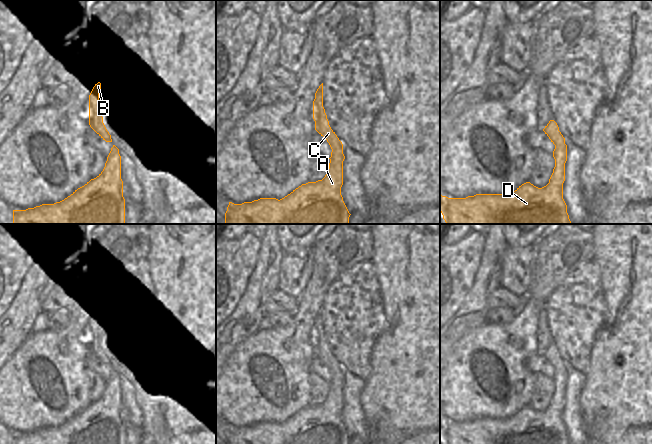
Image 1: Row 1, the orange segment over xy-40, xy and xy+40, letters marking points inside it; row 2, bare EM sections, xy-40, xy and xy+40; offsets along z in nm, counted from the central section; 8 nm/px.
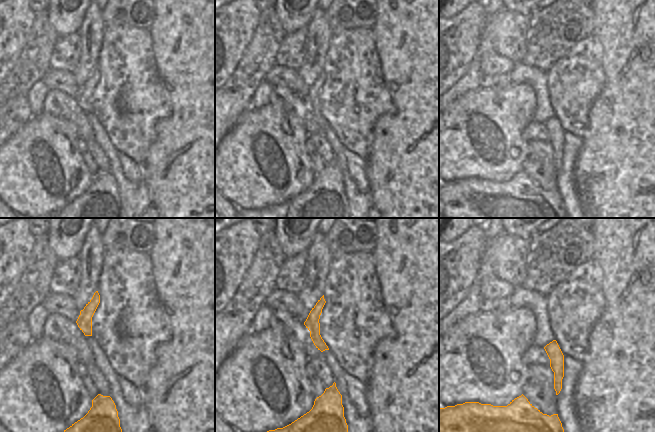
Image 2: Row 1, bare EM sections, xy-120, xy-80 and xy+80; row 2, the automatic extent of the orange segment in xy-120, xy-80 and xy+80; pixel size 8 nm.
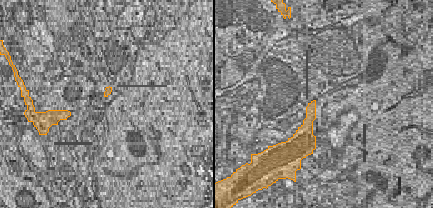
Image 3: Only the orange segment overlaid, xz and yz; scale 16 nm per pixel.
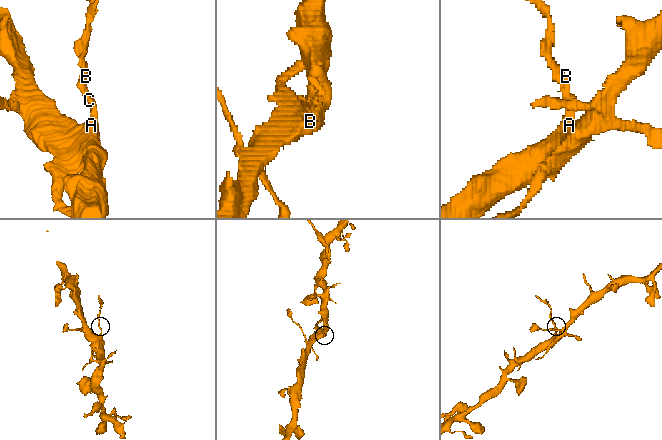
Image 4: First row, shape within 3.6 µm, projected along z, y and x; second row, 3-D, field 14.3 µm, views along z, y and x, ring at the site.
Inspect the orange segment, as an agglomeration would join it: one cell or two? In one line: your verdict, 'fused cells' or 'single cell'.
fused cells

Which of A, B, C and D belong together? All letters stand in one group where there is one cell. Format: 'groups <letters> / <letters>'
groups A D / B C

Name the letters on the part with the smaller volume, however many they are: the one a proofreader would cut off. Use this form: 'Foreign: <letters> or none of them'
Foreign: B, C

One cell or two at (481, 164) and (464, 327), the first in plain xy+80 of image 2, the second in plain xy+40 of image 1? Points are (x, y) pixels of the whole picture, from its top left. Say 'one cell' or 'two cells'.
two cells

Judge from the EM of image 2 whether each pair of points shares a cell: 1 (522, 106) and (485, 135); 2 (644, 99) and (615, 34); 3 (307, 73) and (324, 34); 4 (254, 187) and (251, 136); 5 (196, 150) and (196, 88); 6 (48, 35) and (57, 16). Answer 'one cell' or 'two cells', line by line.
1: one cell
2: one cell
3: one cell
4: one cell
5: one cell
6: two cells

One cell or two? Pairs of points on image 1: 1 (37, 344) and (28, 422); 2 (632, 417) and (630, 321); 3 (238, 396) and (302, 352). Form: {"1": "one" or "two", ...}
{"1": "one", "2": "one", "3": "one"}

